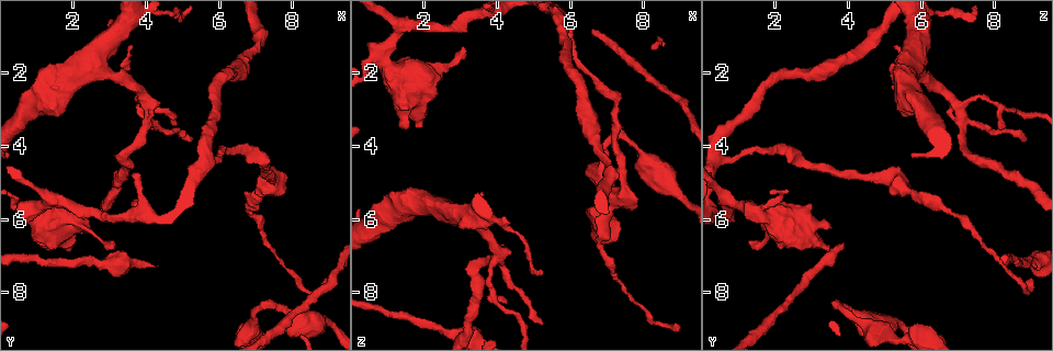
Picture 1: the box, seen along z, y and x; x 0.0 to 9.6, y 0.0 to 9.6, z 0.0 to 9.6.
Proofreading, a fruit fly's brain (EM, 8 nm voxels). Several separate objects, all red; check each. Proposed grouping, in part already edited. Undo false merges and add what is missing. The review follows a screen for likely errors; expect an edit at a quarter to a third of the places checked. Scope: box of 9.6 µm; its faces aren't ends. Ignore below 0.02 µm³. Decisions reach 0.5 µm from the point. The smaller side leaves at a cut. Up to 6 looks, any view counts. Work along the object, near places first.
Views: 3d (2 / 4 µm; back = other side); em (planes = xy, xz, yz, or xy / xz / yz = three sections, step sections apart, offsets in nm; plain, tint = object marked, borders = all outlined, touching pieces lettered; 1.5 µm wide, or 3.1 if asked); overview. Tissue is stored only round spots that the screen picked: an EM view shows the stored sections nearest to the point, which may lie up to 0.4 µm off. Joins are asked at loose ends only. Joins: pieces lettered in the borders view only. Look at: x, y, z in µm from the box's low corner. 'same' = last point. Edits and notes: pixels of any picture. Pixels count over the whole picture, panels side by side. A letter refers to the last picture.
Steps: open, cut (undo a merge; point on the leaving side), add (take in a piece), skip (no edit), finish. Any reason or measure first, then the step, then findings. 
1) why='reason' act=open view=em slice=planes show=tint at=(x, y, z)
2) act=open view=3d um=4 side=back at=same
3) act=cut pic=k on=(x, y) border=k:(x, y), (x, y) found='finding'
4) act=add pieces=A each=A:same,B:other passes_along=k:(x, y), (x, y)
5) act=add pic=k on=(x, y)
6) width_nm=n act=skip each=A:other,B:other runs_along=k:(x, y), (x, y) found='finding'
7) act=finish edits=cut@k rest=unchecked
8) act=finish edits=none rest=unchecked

act=open view=em slice=planes show=borders at=(1.95, 6.95, 3.40)

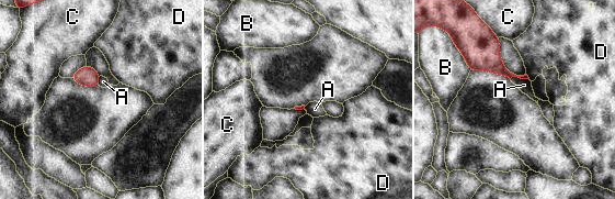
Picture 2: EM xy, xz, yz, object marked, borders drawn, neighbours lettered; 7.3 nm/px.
act=skip each=A:other,B:other,C:other,D:other border=2:(510, 78), (528, 79) found='none of them fits'

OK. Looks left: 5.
why='a narrow waist' act=open view=3d um=4 at=(1.35, 5.55, 0.70)

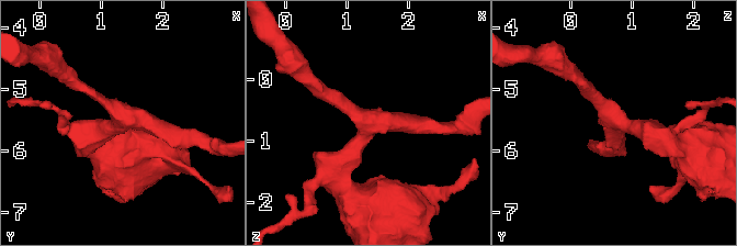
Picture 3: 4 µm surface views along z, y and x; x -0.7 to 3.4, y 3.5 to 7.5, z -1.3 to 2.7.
act=open view=em slice=planes show=tint at=(1.35, 5.50, 0.75)

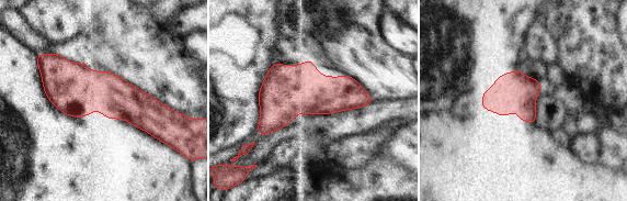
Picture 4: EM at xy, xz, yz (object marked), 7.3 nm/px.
act=open view=em slice=planes show=borders at=same

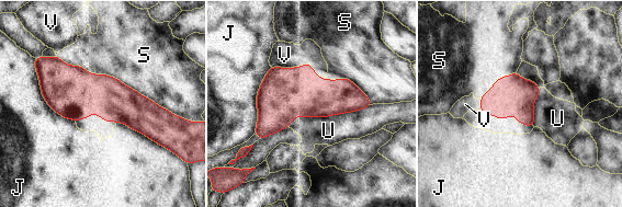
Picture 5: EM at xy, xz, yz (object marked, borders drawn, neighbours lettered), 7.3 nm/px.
act=skip each=J:other,S:other,U:other,V:other border=5:(34, 58), (44, 100), (75, 121) found='continuous, no second neuron'

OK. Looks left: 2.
act=open view=3d um=4 at=(3.65, 1.25, 5.30)

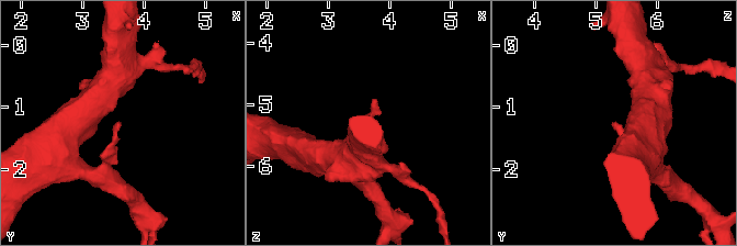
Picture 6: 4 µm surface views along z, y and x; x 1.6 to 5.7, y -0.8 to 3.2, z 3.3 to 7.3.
why='need the tissue' act=open view=em slice=planes show=borders at=(3.65, 1.25, 5.30)

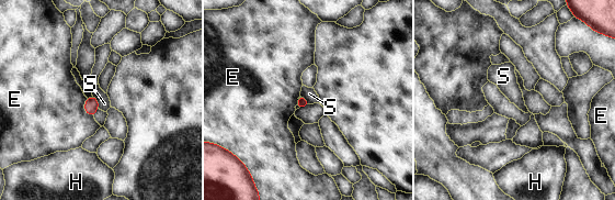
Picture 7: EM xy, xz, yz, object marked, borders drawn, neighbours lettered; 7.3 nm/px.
width_nm=80 act=skip each=E:other,H:other,S:other border=7:(92, 95), (99, 108) found='no lettered piece goes on from it'

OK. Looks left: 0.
act=finish edits=none rest=unchecked

